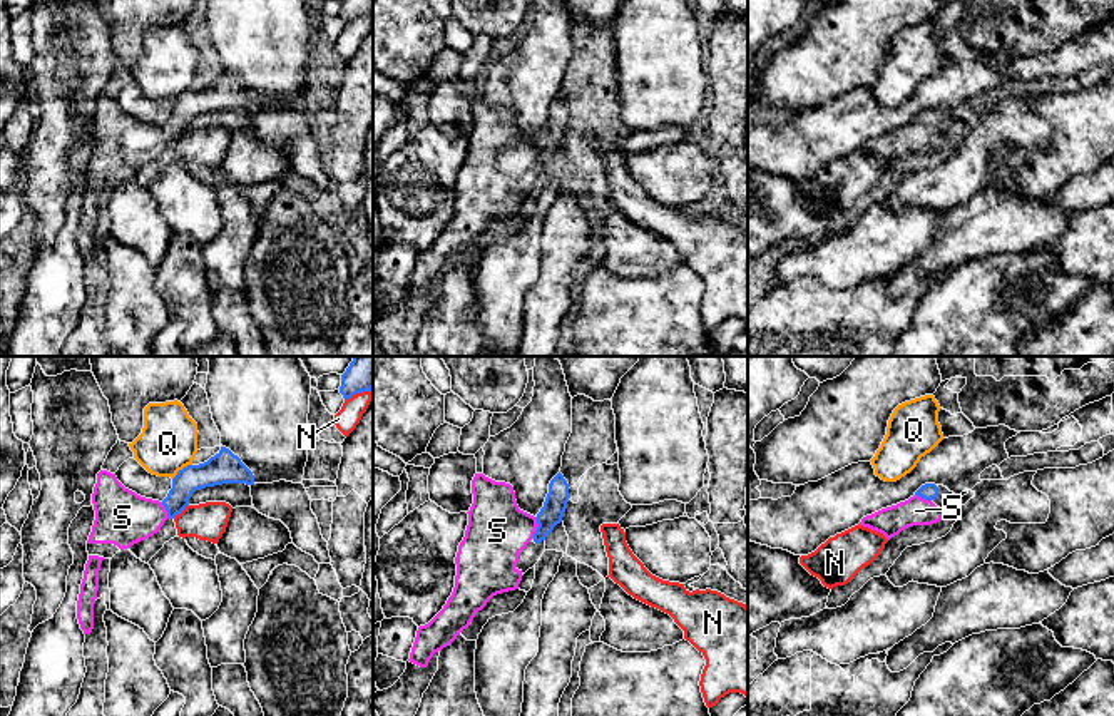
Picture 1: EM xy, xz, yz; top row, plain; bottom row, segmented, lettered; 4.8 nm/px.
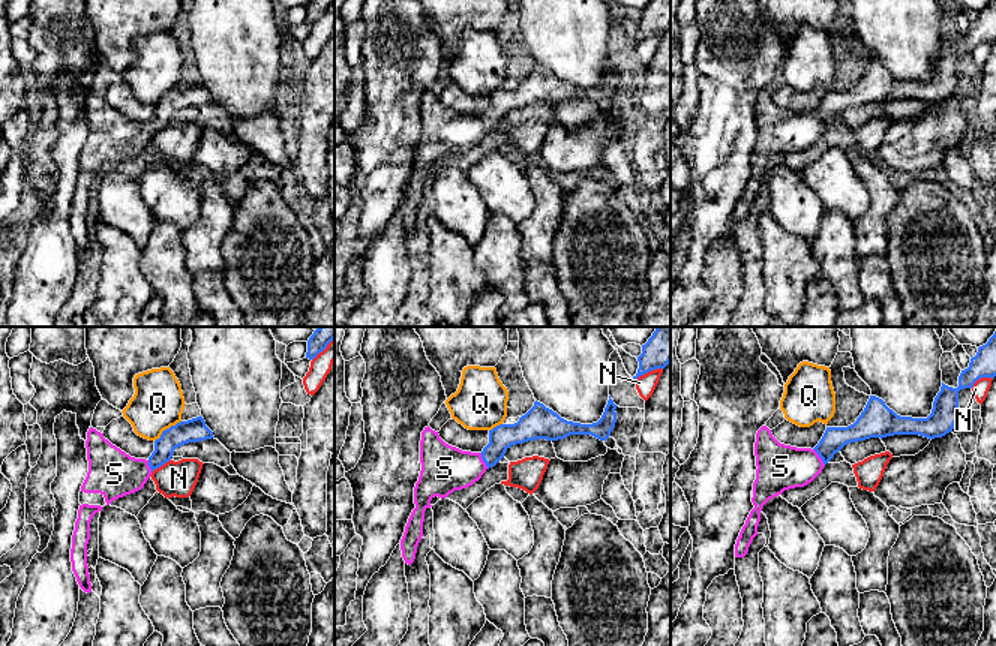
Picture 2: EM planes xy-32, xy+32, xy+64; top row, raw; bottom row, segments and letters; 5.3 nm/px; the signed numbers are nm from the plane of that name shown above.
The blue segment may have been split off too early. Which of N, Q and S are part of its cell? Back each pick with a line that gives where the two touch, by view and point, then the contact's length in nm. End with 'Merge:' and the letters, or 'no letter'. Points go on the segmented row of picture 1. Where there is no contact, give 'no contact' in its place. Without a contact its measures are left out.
S: meets blue in xz at (537, 527); contact 110 nm long
Merge: S

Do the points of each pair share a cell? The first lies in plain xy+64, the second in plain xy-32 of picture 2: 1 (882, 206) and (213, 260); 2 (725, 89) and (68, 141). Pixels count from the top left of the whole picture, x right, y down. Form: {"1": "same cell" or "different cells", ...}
{"1": "same cell", "2": "different cells"}

